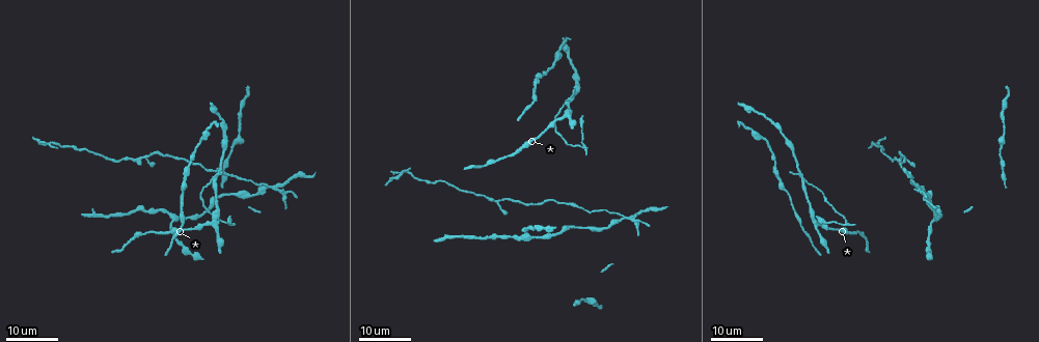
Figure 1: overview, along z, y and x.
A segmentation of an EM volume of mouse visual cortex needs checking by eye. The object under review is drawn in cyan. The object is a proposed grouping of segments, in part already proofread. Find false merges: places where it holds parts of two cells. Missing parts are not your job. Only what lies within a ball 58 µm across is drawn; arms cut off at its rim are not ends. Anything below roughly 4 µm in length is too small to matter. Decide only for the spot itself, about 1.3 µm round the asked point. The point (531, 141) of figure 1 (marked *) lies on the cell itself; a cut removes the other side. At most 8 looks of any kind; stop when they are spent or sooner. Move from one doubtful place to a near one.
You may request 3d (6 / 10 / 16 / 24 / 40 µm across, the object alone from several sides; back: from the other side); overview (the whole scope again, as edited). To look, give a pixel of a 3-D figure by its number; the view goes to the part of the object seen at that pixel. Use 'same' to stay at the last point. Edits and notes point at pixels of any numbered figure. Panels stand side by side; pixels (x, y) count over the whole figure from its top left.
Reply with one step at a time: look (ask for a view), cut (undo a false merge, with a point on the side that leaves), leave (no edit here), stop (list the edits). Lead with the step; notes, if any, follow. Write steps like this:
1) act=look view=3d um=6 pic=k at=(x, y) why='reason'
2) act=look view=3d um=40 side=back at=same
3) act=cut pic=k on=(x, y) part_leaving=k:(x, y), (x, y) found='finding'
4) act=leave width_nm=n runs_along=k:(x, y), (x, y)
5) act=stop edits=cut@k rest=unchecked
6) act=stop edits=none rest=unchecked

act=look view=3d um=16 pic=1 at=(581, 144)

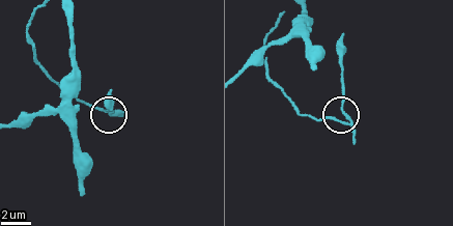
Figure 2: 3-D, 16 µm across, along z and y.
act=look view=3d um=10 pic=2 at=(114, 116) why='closer look'

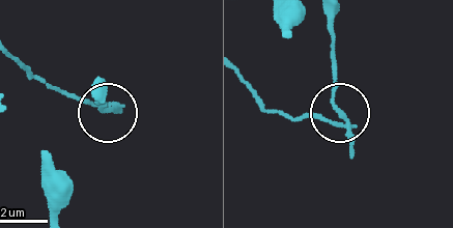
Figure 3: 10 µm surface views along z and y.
act=look view=3d um=10 side=back pic=3 at=(104, 110)

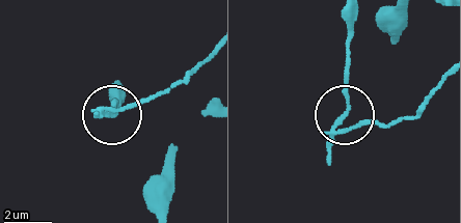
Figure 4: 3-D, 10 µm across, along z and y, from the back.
act=leave found='one cell here'

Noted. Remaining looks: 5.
act=look view=3d um=24 pic=1 at=(532, 238)

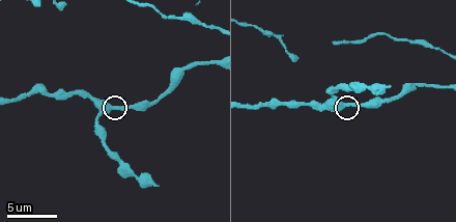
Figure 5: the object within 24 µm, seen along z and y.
act=look view=3d um=10 pic=5 at=(344, 106)

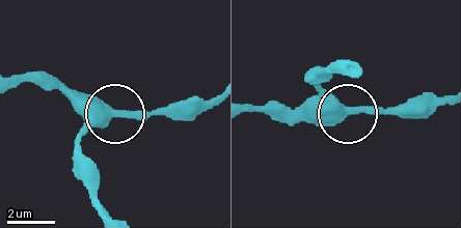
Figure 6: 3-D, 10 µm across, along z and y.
act=leave width_nm=420 found='all the same cell'

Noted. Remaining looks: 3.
act=look view=3d um=16 pic=1 at=(807, 179)

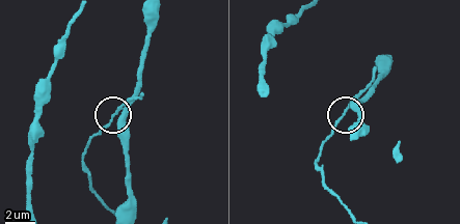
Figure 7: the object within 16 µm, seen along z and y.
act=look view=3d um=6 pic=7 at=(114, 117)

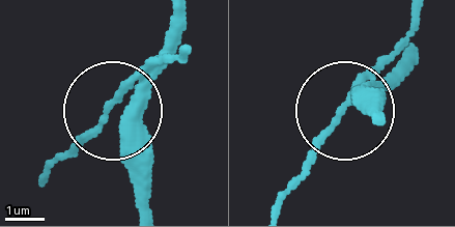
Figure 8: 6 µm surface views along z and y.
act=leave width_nm=160 runs_along=8:(148, 208), (118, 119), (98, 119), (52, 165) found='all the same cell'

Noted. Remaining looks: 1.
act=stop edits=none rest=unchecked

